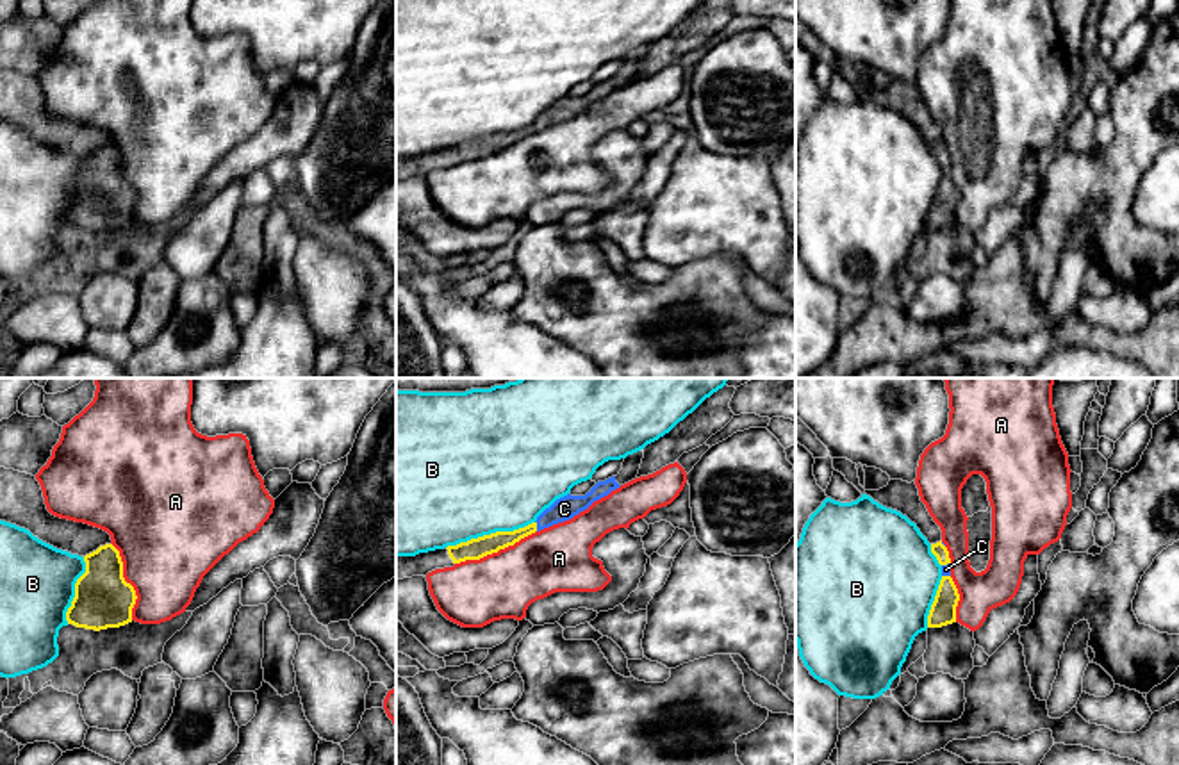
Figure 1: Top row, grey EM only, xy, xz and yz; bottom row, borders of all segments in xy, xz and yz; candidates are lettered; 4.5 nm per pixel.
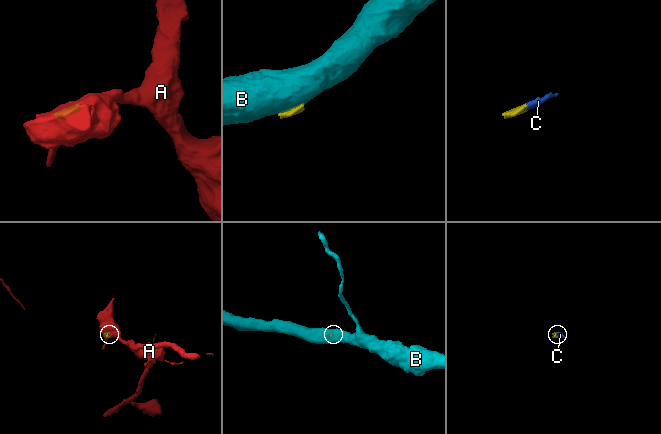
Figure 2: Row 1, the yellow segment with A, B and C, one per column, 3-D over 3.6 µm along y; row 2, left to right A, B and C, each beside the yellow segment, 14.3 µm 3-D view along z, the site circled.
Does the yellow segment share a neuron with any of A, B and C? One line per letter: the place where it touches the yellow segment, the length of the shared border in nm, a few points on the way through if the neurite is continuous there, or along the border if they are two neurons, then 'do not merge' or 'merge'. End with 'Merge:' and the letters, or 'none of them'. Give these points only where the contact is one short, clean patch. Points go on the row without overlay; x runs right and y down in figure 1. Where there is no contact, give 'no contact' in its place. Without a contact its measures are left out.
A: contact xz (494, 152); length 400 nm; border xz (535, 131), (496, 152), (455, 164); do not merge
B: contact xz (491, 134); length 420 nm; do not merge
C: contact xz (535, 127); length 50 nm; way xz (487, 145), (535, 127), (564, 109); merge
Merge: C

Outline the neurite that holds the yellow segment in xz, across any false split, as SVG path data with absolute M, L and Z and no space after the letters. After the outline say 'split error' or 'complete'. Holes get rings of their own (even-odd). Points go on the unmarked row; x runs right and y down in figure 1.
M644 52L628 55L622 62L622 70L617 77L605 82L598 82L585 96L564 96L557 100L549 109L546 109L535 123L514 130L514 132L496 132L457 146L448 146L444 150L435 150L428 153L419 153L416 157L396 157L396 182L412 177L425 177L435 169L453 168L455 164L466 160L480 160L487 155L498 153L508 146L514 146L521 139L549 128L553 125L564 123L587 111L594 102L608 96L612 91L637 78Z | split error

